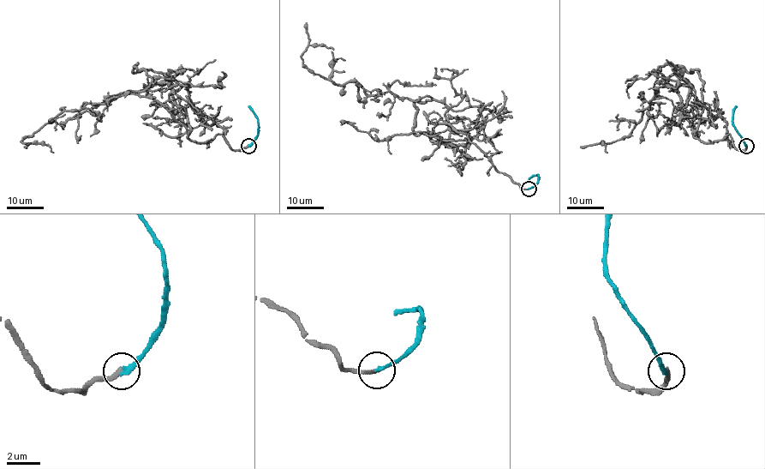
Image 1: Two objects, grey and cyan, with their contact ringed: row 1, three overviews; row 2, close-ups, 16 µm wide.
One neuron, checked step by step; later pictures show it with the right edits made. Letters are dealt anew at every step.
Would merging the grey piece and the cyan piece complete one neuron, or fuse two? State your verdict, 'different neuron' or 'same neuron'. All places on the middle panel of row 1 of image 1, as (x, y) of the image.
different neuron

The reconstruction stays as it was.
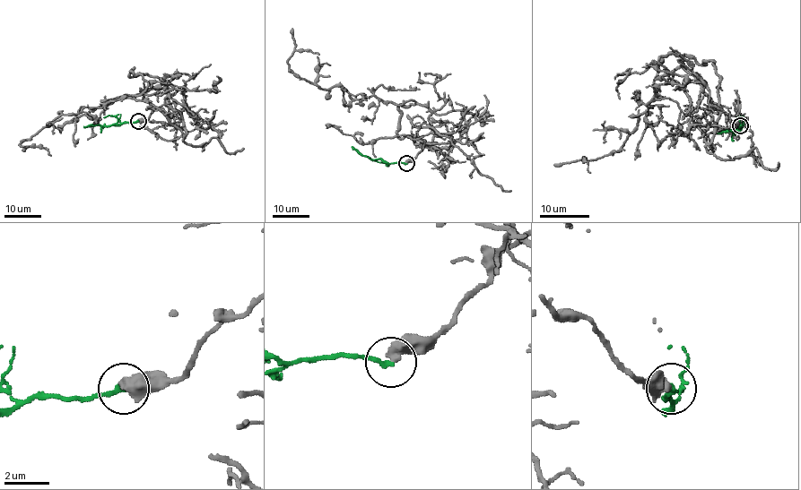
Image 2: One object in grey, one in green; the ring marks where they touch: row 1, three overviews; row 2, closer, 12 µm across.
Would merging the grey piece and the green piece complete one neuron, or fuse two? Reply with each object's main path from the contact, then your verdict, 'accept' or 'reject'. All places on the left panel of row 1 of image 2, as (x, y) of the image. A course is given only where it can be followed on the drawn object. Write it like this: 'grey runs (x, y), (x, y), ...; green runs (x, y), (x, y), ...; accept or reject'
grey runs (138, 121), (164, 103), (161, 79), (139, 95), (58, 116), (20, 145), (42, 147), (50, 156); green runs (138, 121), (83, 126); reject

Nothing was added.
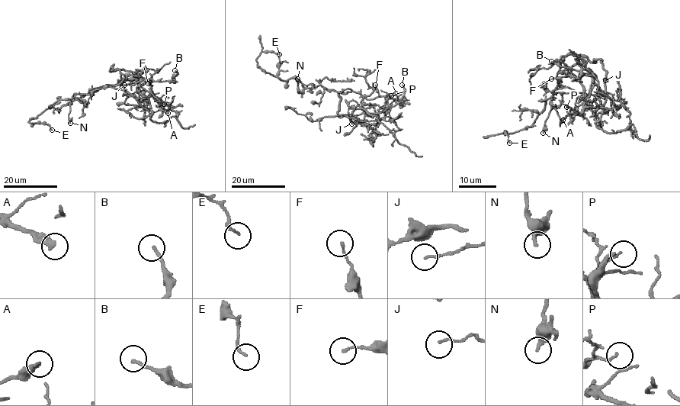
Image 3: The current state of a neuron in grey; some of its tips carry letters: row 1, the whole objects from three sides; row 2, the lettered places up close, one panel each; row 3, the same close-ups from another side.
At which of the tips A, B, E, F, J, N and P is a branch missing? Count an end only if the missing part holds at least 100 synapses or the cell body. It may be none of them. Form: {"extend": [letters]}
{"extend": []}

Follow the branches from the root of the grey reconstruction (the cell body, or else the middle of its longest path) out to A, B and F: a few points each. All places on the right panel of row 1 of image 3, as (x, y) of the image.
A: (559, 71), (579, 65), (591, 78), (590, 93), (584, 101), (584, 108), (562, 120)
B: (559, 71), (570, 69), (572, 70), (567, 75), (580, 75), (579, 70), (560, 66), (551, 61)
F: (559, 71), (562, 72), (568, 69), (572, 70), (565, 77), (551, 78)

